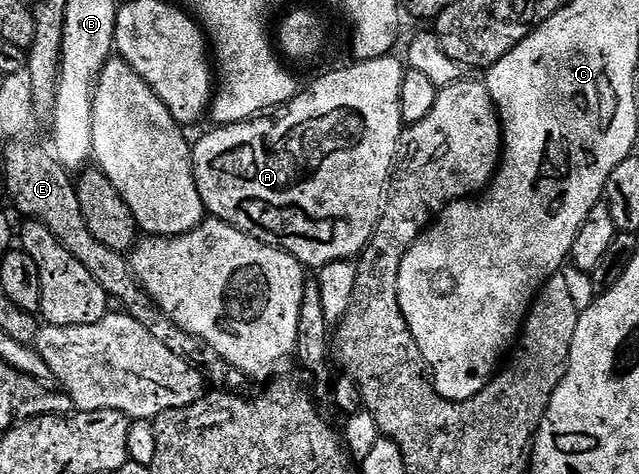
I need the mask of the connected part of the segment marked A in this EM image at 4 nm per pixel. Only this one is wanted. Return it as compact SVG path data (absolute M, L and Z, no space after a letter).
M391 54L373 60L352 62L349 68L340 68L337 72L328 72L325 76L318 77L305 92L304 89L297 91L295 98L275 114L242 124L213 127L211 129L213 132L208 132L200 141L195 141L192 144L192 169L198 186L198 194L202 198L205 209L215 219L225 220L238 230L258 238L258 242L289 252L295 260L300 261L309 269L319 270L328 263L337 263L339 260L351 261L359 257L367 248L372 235L375 234L376 225L379 224L386 207L386 193L389 191L390 181L394 176L394 165L397 163L398 153L402 148L402 133L406 128L402 107L406 64L403 59L395 60L395 58L396 56Z

